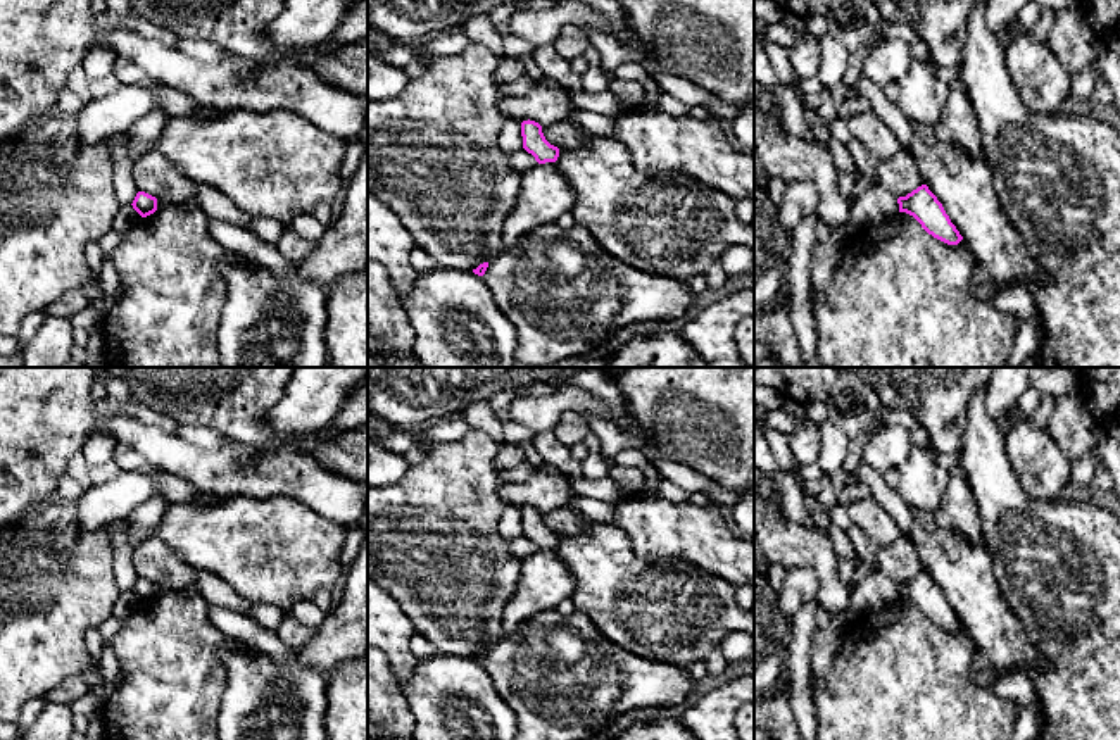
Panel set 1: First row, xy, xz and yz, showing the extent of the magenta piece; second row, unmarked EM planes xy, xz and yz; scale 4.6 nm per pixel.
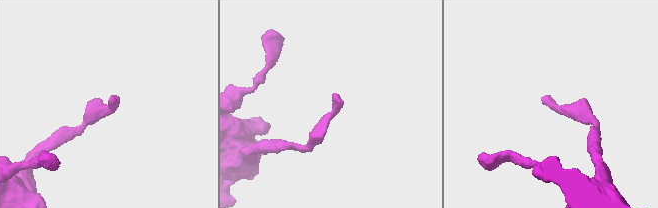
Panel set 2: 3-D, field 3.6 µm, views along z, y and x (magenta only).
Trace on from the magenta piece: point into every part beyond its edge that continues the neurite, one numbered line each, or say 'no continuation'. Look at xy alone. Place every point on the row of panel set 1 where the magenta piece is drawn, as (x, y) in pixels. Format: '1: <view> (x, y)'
1: xy (126, 218)

